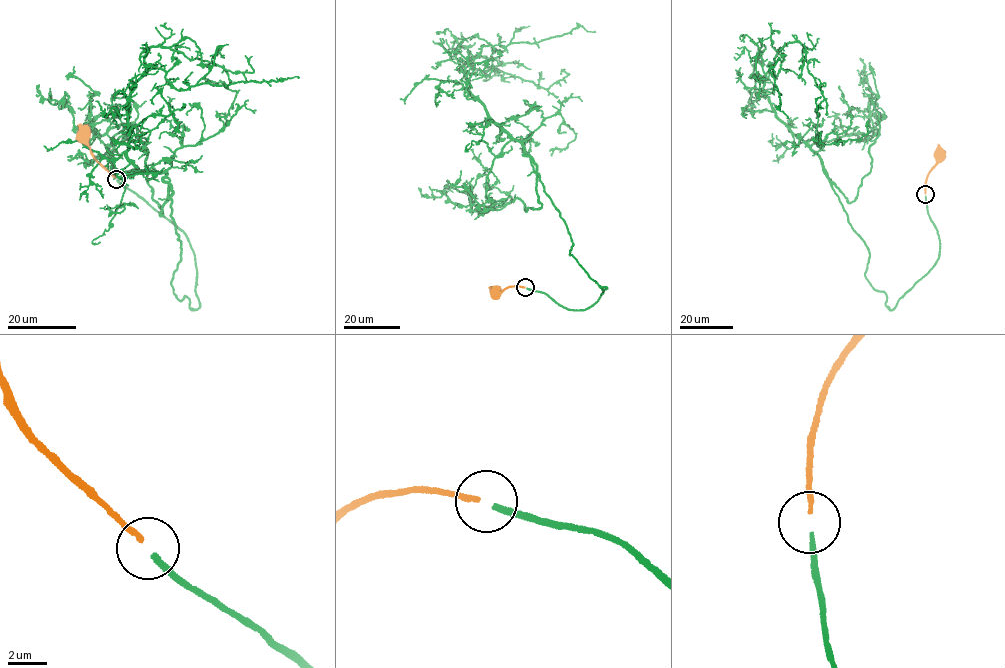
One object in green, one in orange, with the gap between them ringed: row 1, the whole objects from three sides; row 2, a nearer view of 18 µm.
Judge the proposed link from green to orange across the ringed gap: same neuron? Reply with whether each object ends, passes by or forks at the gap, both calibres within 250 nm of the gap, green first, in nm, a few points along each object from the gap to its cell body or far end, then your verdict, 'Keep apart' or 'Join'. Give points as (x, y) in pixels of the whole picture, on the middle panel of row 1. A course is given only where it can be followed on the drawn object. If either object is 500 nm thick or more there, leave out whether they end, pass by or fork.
At the ring green ends. At the ring orange ends. Thickness 280 nm (green) against 280 nm. Course of green: (526, 288), (573, 310), (606, 288), (570, 255), (528, 154), (461, 67), (469, 59), (544, 88), (560, 74). Course of orange: (524, 287), (513, 286), (493, 292). Join

